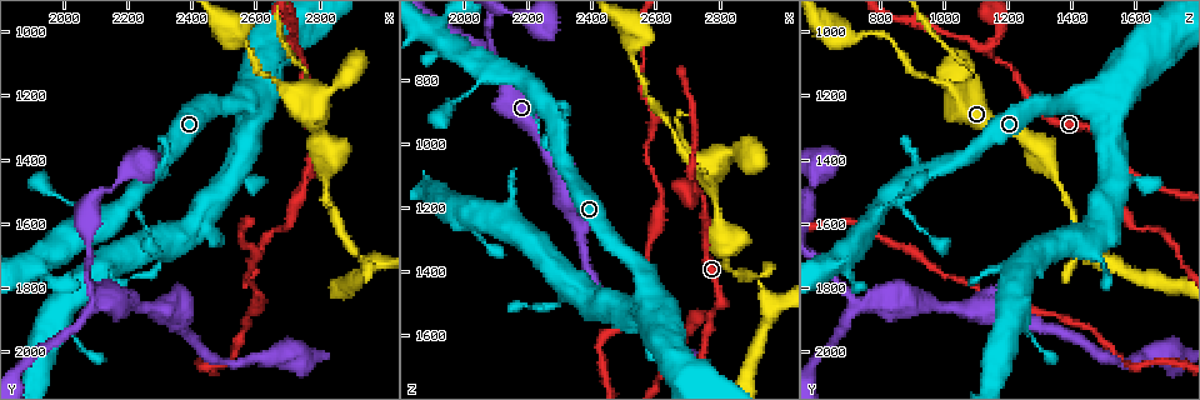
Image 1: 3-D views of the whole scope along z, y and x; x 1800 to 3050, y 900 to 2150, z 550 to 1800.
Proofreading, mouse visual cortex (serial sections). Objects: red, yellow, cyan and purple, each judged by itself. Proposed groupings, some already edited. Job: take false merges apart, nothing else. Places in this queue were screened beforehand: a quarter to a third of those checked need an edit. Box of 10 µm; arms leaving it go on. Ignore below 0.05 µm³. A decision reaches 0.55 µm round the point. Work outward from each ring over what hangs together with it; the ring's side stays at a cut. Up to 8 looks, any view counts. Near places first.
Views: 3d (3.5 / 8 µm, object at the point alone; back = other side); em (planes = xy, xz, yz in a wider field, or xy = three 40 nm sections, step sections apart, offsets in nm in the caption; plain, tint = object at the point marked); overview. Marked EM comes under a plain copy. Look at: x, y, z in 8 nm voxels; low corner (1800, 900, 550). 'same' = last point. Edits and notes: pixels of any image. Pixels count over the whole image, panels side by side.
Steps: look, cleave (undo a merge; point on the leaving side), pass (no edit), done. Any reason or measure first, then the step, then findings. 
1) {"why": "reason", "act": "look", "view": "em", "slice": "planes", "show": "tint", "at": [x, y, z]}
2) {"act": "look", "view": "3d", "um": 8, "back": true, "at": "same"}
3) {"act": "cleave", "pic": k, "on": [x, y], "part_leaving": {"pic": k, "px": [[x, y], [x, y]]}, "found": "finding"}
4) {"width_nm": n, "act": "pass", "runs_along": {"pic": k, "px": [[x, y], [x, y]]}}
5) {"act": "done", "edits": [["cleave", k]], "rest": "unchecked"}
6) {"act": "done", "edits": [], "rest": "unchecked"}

{"why": "side arm on a straight run", "act": "look", "view": "3d", "um": 3.5, "at": [2740, 1060, 1140]}

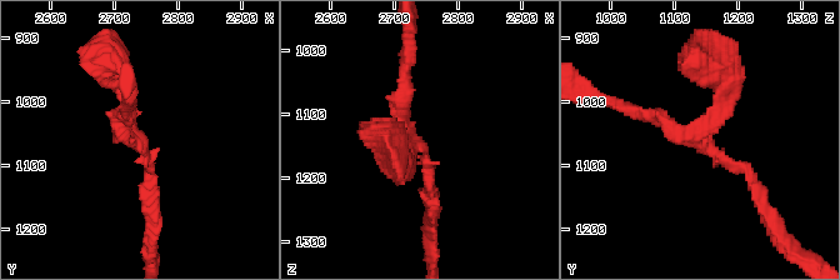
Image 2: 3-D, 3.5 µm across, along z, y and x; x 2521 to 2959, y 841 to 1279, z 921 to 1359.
{"arms": 3, "arm_widths_nm": [150, 200, 200], "act": "look", "view": "em", "slice": "xy", "step": 5, "show": "tint", "at": [2735, 1060, 1140]}

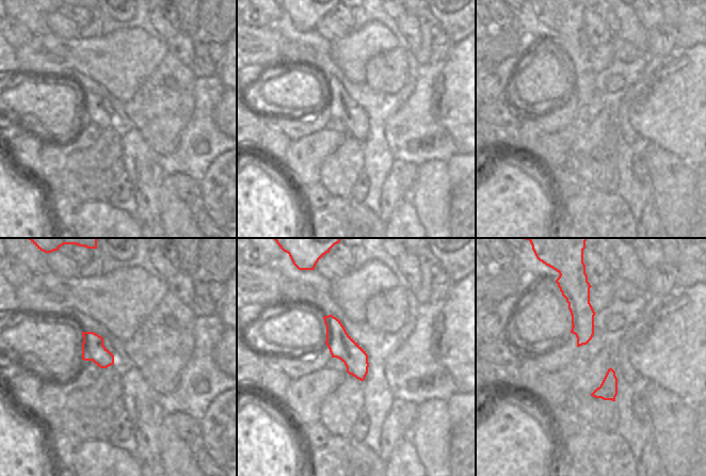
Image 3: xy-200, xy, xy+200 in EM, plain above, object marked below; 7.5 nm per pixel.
{"act": "pass", "runs_along": {"pic": 3, "px": [[326, 318], [362, 377]]}, "found": "one cell here"}

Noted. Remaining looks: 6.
{"why": "three arms meet", "act": "look", "view": "3d", "um": 8, "at": [2770, 1420, 1560]}

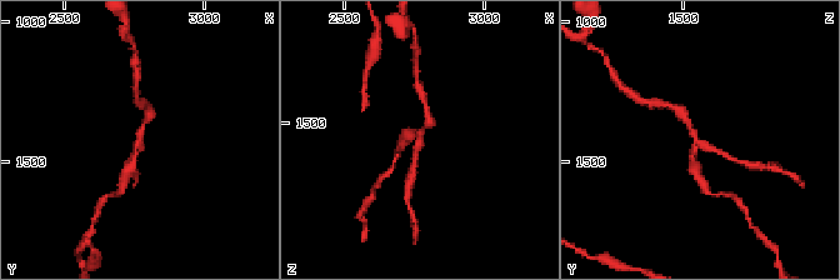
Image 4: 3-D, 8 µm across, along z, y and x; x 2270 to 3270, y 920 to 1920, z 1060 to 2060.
{"why": "closer look", "act": "look", "view": "3d", "um": 3.5, "at": "same"}

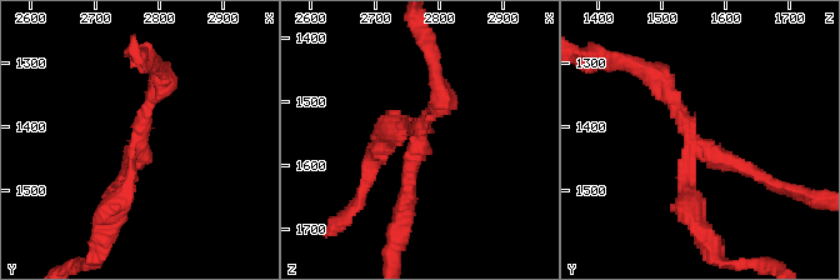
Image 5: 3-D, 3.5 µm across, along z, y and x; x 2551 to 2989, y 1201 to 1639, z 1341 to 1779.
{"arm_widths_nm": [200, 200, 250], "act": "cleave", "pic": 5, "on": [390, 126], "part_leaving": {"pic": 5, "px": [[691, 154], [681, 185], [718, 258]]}, "found": "two cells meet here"}

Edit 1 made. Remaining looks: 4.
{"why": "sharp bend", "act": "look", "view": "3d", "um": 3.5, "at": [2960, 1730, 1490]}

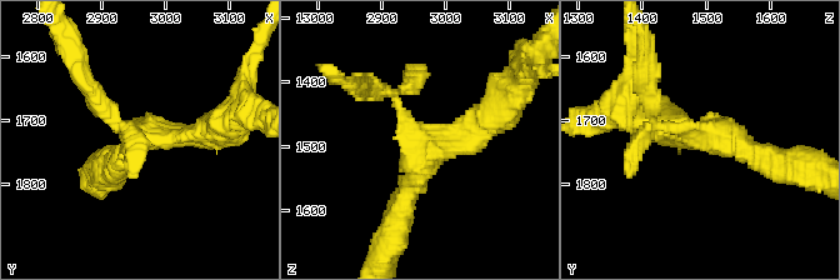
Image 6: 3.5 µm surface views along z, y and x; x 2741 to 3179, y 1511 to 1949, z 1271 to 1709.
{"act": "look", "view": "em", "slice": "xy", "step": 1, "show": "tint", "at": [2965, 1725, 1490]}

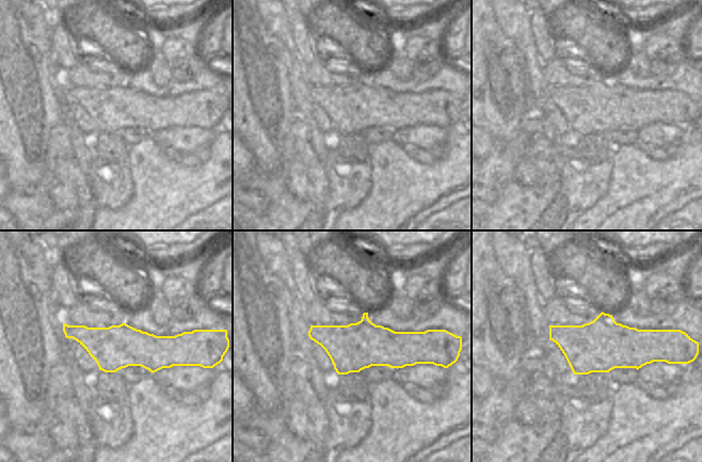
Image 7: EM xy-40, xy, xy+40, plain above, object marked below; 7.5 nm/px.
{"act": "pass", "runs_along": {"pic": 7, "px": [[65, 327], [106, 346], [184, 344]]}, "found": "all the same cell"}

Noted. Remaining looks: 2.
{"act": "done", "edits": [["cleave", 5]], "rest": "unchecked"}

